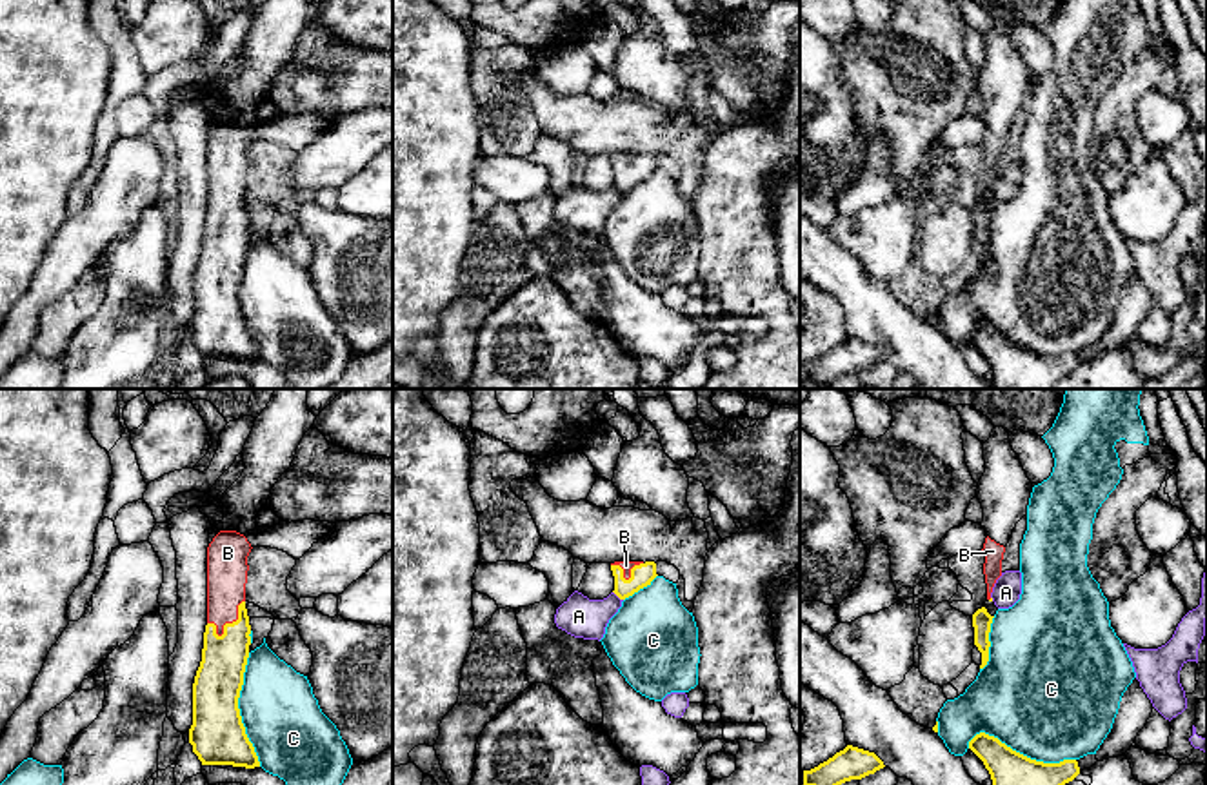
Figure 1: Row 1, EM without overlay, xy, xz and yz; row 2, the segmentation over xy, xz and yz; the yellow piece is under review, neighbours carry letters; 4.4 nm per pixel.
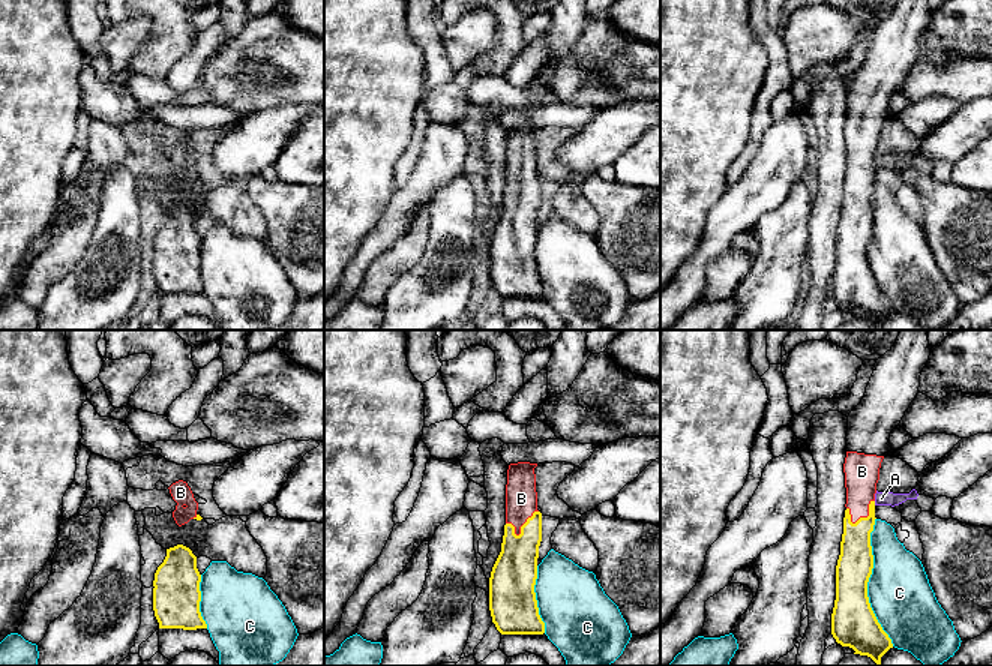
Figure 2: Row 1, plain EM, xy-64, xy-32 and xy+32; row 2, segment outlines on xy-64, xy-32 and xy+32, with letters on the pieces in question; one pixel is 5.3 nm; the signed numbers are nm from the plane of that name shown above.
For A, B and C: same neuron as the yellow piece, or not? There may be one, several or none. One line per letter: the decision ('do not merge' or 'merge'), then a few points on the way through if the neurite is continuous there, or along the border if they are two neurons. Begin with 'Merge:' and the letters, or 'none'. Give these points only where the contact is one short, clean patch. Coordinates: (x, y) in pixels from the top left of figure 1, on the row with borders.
Merge: B
A: do not merge; border xz (613, 591), (622, 600)
B: merge; way xy (220, 675), (226, 633), (233, 622), (228, 567)
C: do not merge

